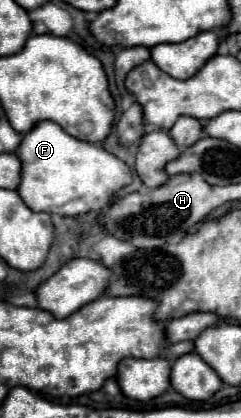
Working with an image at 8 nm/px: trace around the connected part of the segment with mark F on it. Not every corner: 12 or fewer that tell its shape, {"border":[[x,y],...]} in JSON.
{"border":[[39,122],[17,148],[33,212],[73,218],[133,180],[101,146]]}

